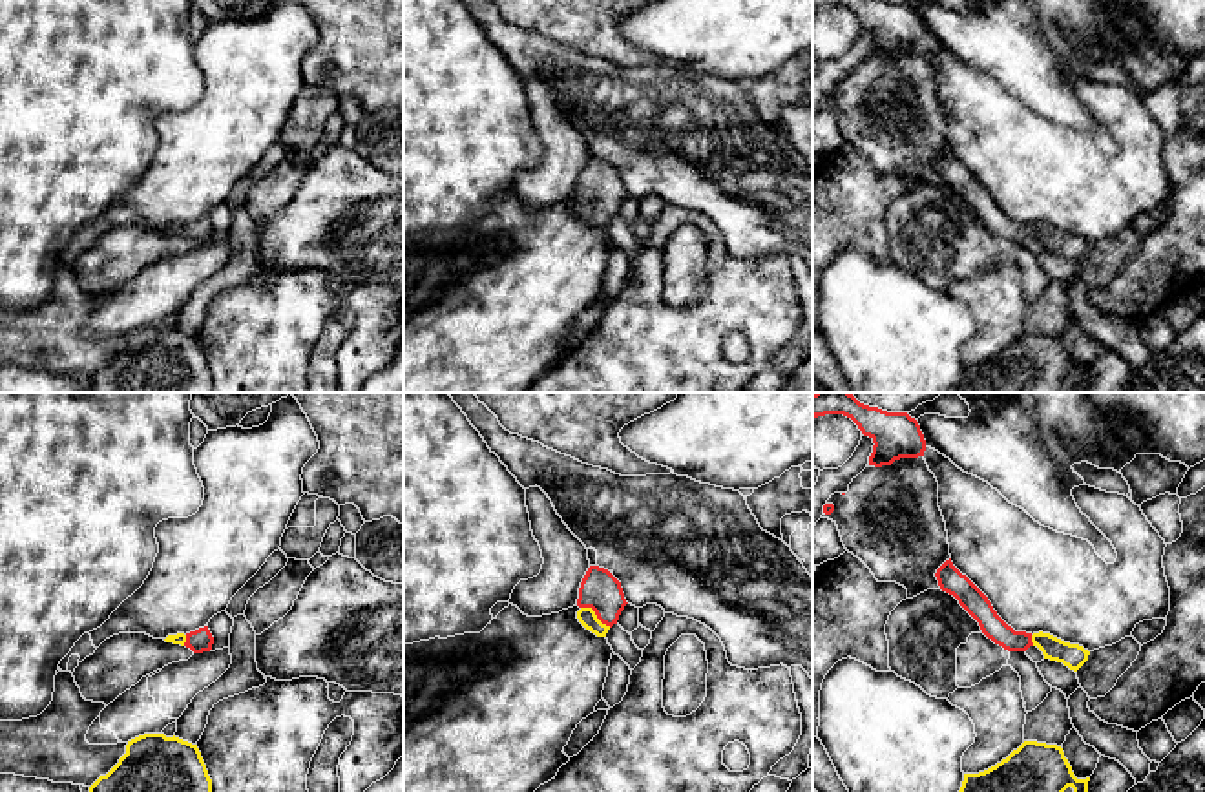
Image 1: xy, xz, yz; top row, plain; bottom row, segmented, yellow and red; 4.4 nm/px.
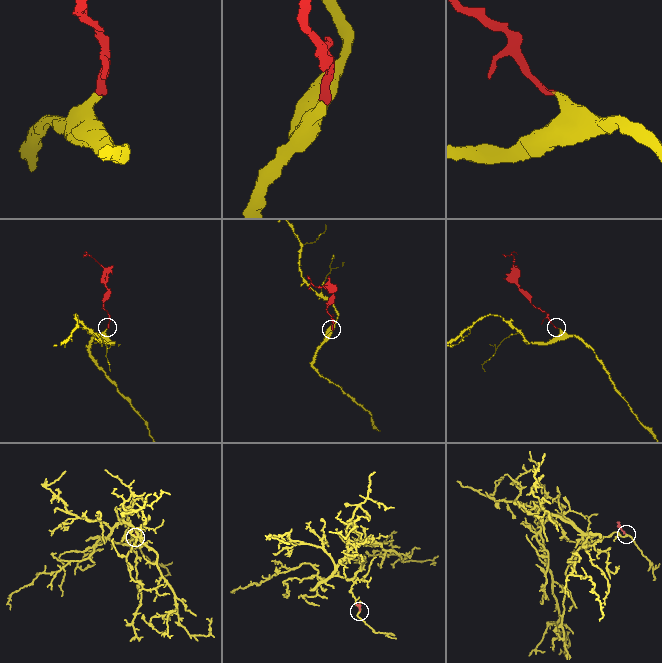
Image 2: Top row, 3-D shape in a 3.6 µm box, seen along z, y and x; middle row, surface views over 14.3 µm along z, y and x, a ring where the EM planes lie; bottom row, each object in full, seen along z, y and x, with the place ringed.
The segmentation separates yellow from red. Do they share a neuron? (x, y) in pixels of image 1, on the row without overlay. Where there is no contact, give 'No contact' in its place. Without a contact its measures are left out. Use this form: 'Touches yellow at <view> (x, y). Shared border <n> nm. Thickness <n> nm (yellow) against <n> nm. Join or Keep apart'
Touches yellow at xz (596, 207). Shared border 160 nm. Thickness 80 nm (yellow) against 180 nm. Join

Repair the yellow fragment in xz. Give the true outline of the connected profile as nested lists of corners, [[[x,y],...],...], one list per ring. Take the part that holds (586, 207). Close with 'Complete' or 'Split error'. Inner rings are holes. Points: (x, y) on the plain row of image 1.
[[[590,157],[579,179],[579,214],[597,228],[606,228],[626,195],[621,173],[608,161]]]. Split error

